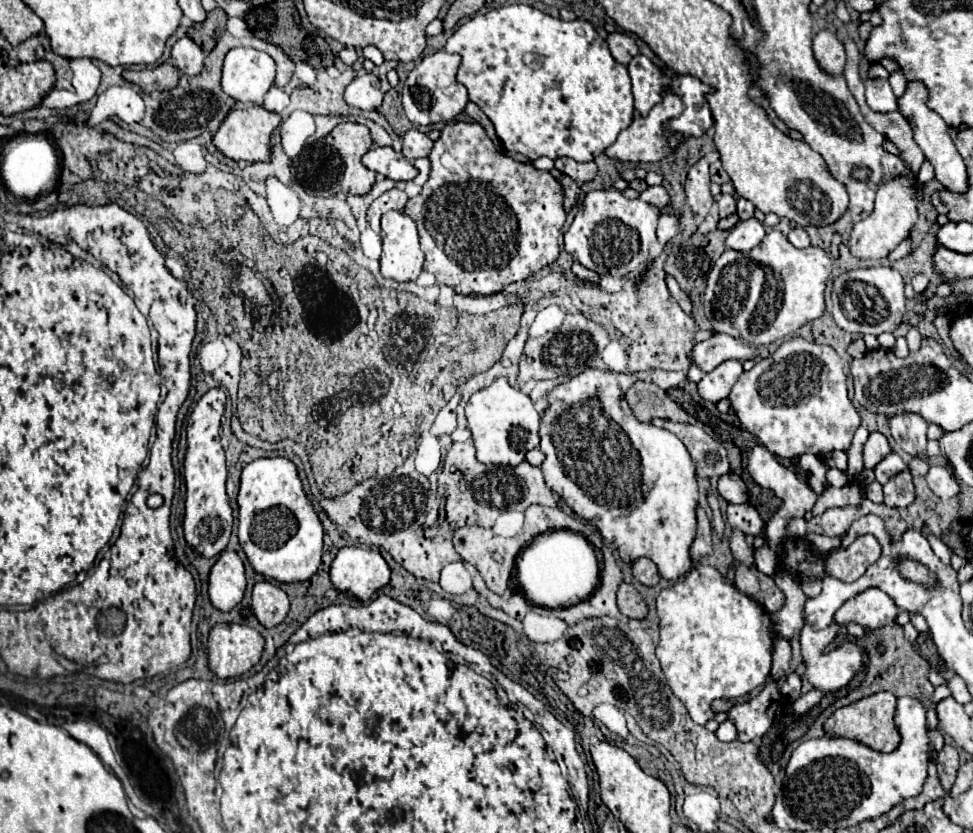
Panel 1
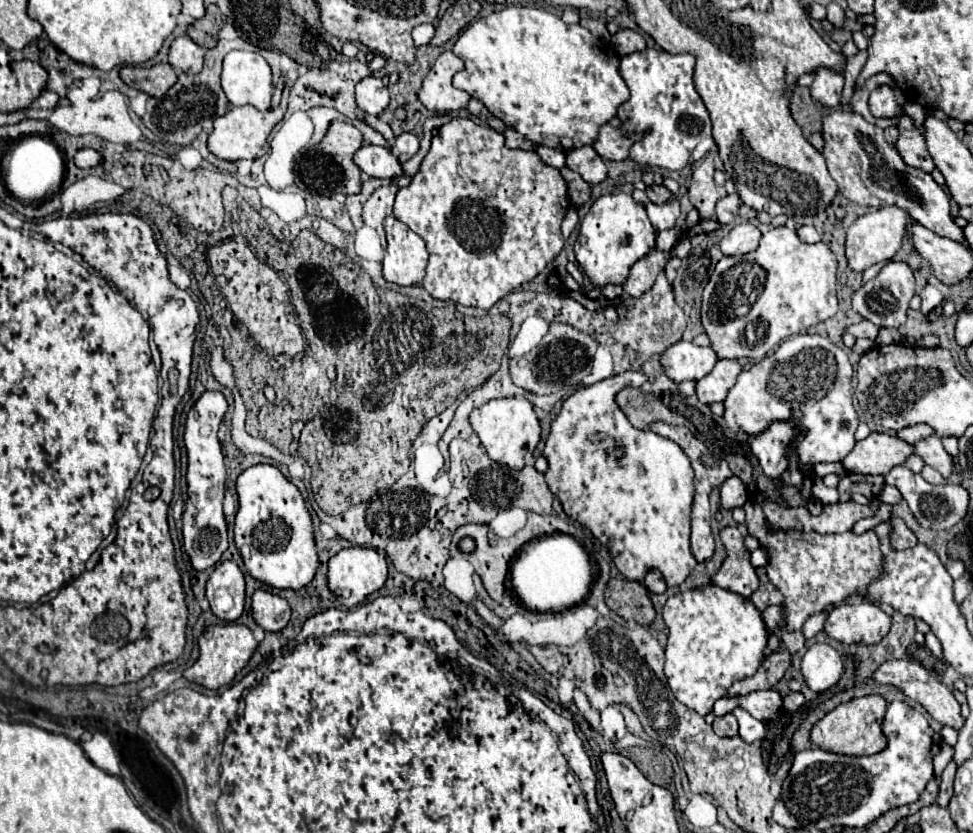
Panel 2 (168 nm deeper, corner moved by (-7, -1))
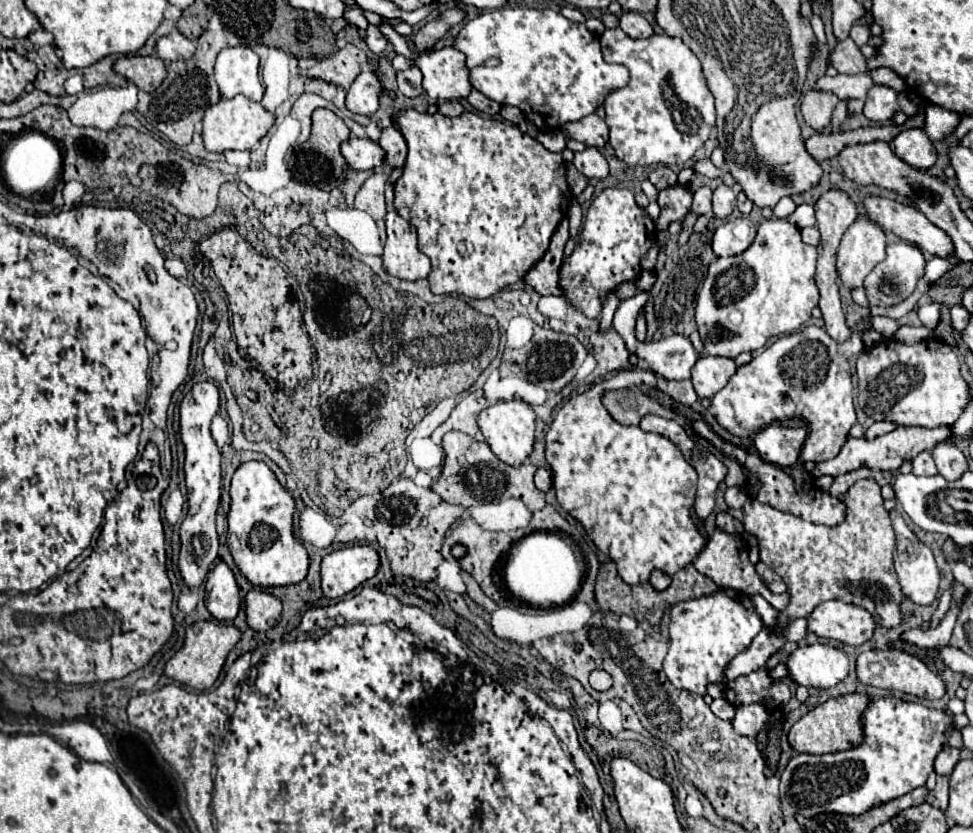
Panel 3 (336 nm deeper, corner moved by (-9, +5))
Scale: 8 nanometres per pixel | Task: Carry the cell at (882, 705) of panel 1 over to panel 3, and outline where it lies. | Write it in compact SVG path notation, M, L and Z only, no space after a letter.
M851 693L837 699L829 699L823 705L811 709L805 717L801 717L789 731L789 743L799 753L833 753L859 747L863 743L863 713L869 707L871 697L865 693Z

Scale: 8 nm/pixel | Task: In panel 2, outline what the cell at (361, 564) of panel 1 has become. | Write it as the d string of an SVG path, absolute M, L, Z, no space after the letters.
M365 547L341 549L337 555L333 555L329 559L327 581L329 581L331 593L347 597L347 599L343 599L345 607L355 607L367 595L371 595L373 591L377 591L377 589L381 589L385 585L385 581L387 581L387 561L385 561L383 555L379 555L373 549L365 549Z

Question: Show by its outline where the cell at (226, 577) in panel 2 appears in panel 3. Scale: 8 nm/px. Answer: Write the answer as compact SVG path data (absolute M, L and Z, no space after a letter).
M217 563L207 575L205 605L209 613L219 621L233 621L241 607L239 585L227 563Z

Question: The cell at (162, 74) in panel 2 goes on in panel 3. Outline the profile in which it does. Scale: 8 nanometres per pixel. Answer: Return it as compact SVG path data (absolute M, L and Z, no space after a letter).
M121 57L115 61L113 69L131 79L141 91L153 93L165 79L167 69L165 63L157 57Z

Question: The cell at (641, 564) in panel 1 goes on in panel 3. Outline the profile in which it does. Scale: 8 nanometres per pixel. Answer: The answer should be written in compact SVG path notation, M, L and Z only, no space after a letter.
M655 569L653 573L651 573L651 585L657 589L657 591L663 591L663 589L667 589L669 587L669 583L671 583L671 577L667 575L667 573L663 573L663 571L659 571L659 569Z

